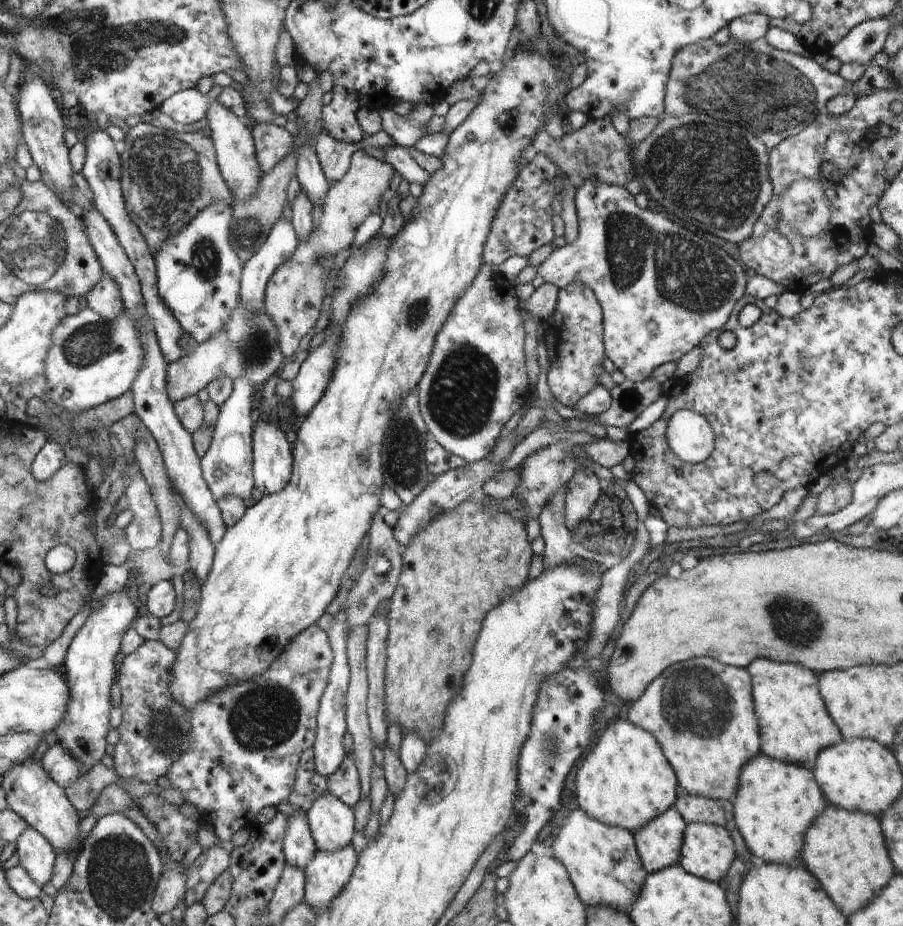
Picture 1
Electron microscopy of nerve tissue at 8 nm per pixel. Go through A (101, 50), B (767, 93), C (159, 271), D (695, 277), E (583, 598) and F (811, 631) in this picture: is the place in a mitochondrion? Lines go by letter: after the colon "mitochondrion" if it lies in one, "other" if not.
A: mitochondrion
B: mitochondrion
C: other
D: mitochondrion
E: other
F: mitochondrion

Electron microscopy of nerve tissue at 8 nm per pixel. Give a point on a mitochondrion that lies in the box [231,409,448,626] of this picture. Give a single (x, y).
(404, 465)

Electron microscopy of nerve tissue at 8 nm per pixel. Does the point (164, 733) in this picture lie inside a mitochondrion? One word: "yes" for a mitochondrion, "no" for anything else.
yes

